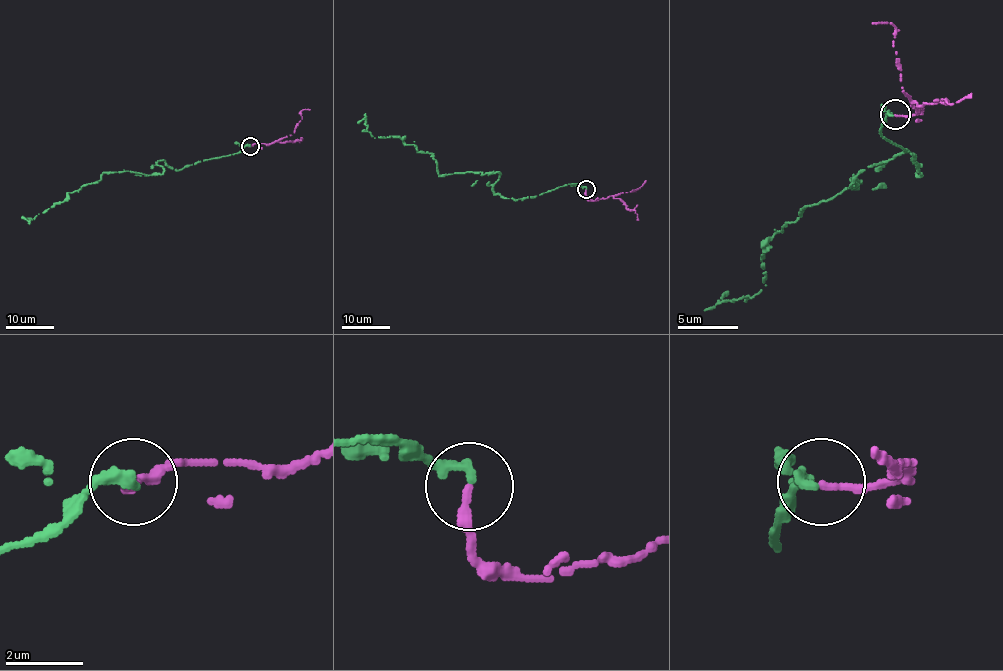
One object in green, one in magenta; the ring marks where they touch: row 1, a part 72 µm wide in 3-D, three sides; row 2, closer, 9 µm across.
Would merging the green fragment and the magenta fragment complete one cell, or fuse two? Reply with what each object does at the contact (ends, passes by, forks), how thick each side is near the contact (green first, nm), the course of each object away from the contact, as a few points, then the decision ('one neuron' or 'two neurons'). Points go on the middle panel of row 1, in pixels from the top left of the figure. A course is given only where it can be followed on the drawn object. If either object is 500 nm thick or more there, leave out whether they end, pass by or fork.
green ends | magenta ends | 280/200 nm | green via (585, 189), (502, 197), (492, 187), (497, 172), (440, 175), (430, 153), (357, 123) | magenta via (585, 189), (585, 196), (591, 201), (638, 189), (645, 181) | one neuron

